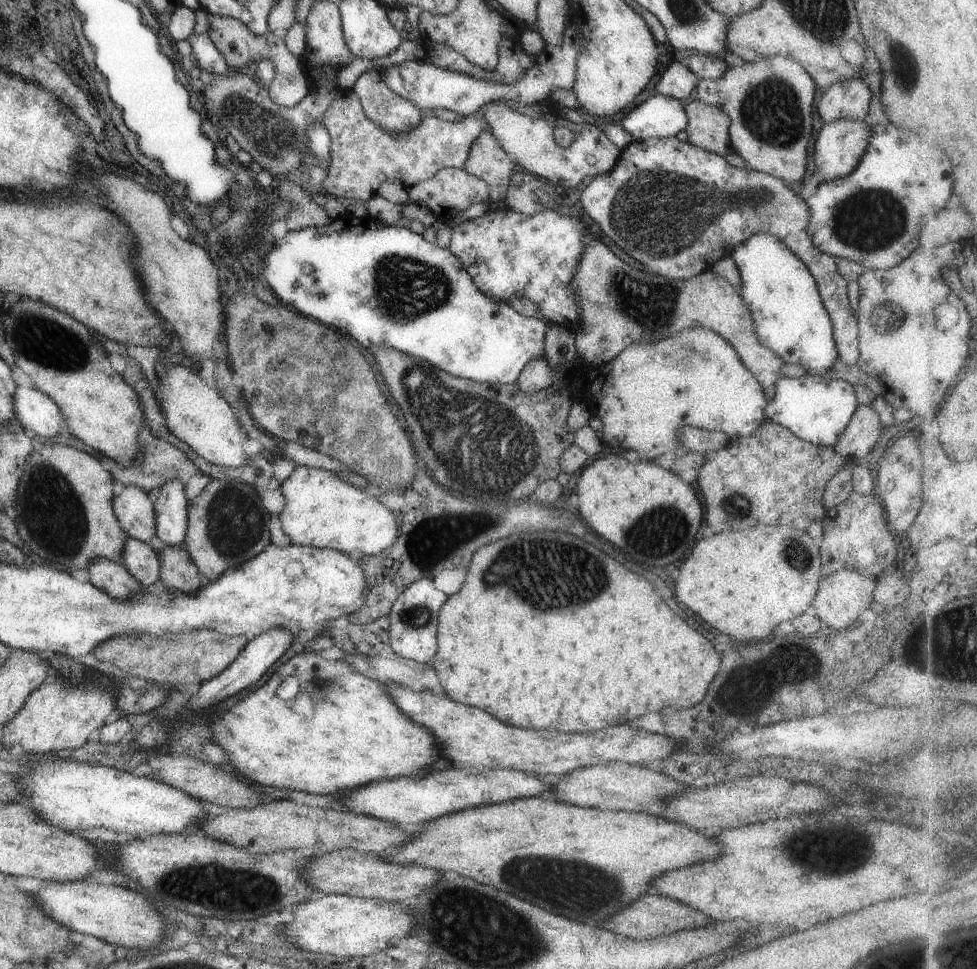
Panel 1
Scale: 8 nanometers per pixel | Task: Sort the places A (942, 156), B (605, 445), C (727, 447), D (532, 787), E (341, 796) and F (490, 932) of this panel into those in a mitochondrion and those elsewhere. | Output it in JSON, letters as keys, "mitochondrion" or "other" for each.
{"A":"other","B":"other","C":"other","D":"other","E":"other","F":"mitochondrion"}

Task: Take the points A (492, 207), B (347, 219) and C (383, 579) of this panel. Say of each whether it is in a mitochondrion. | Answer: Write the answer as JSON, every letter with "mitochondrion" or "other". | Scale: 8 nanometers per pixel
{"A":"other","B":"other","C":"other"}

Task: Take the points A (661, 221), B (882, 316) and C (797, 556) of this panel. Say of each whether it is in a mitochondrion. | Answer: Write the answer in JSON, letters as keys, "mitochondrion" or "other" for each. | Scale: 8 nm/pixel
{"A":"mitochondrion","B":"mitochondrion","C":"mitochondrion"}

